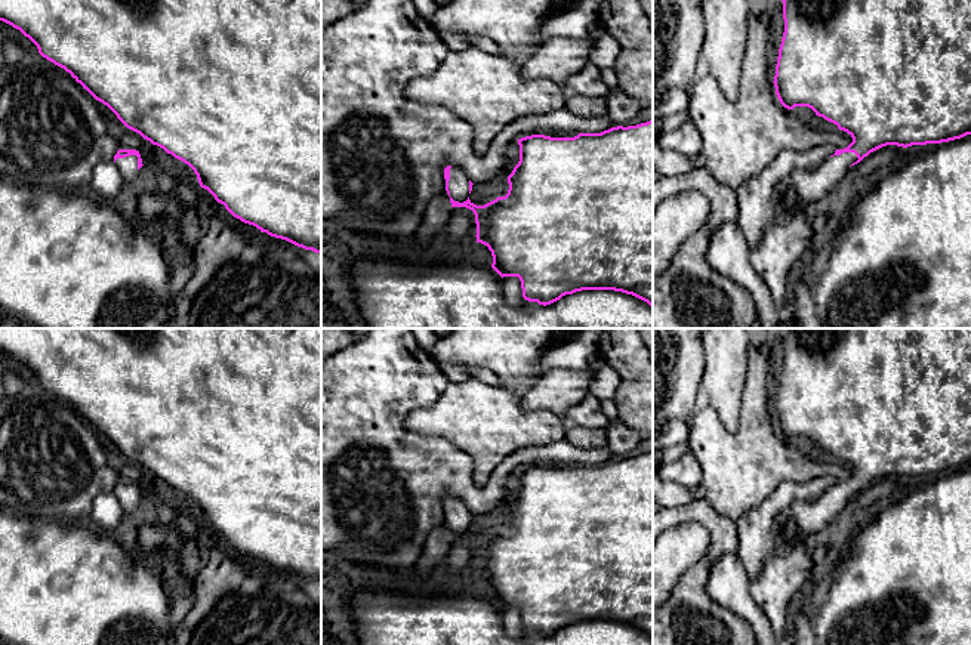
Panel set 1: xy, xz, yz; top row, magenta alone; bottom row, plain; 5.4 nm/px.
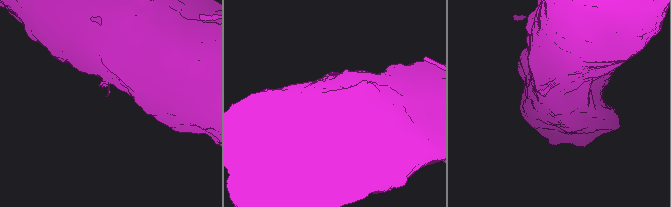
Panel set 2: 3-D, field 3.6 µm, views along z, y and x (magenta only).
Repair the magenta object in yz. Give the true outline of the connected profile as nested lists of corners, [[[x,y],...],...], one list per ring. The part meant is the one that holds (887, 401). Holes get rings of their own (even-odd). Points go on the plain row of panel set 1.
[[[782,328],[782,333],[784,364],[773,413],[780,435],[787,441],[795,438],[811,439],[816,447],[847,463],[853,473],[844,481],[836,481],[817,500],[796,502],[780,512],[773,524],[776,540],[784,536],[789,522],[795,524],[798,541],[805,541],[810,534],[823,531],[844,510],[851,497],[882,478],[897,476],[907,479],[912,476],[941,475],[971,466],[971,328]]]

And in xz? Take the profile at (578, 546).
[[[653,451],[574,469],[531,466],[518,470],[518,476],[520,493],[508,507],[508,525],[484,537],[469,531],[474,515],[463,502],[444,500],[451,538],[474,543],[477,574],[491,583],[491,599],[502,609],[518,608],[523,629],[543,638],[582,621],[622,623],[653,638]]]

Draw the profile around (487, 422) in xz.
[[[477,379],[450,382],[432,407],[414,408],[404,423],[417,435],[444,438],[469,454],[478,488],[508,456],[564,441],[571,426],[564,414],[524,410],[521,394]]]

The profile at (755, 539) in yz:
[[[824,475],[805,482],[783,481],[774,493],[737,522],[737,556],[749,578],[759,574],[764,561],[776,546],[774,518],[796,502],[814,502],[835,485],[835,478]]]

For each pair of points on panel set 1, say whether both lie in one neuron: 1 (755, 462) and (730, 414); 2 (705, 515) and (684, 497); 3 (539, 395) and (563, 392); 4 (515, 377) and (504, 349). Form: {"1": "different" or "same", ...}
{"1": "different", "2": "different", "3": "same", "4": "same"}

